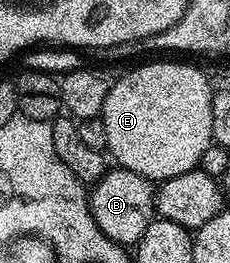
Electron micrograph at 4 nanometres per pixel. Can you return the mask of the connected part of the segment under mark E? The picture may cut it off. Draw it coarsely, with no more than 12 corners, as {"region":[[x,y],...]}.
{"region":[[159,60],[108,87],[110,159],[152,182],[196,171],[212,91]]}

